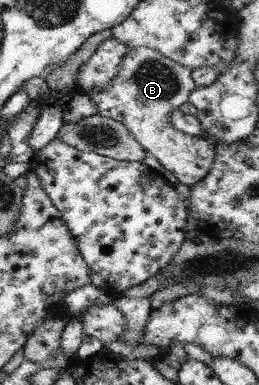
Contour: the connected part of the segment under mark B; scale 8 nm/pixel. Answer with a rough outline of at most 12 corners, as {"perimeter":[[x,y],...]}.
{"perimeter":[[137,47],[98,114],[126,125],[179,183],[217,156],[170,123],[196,88],[190,67]]}

